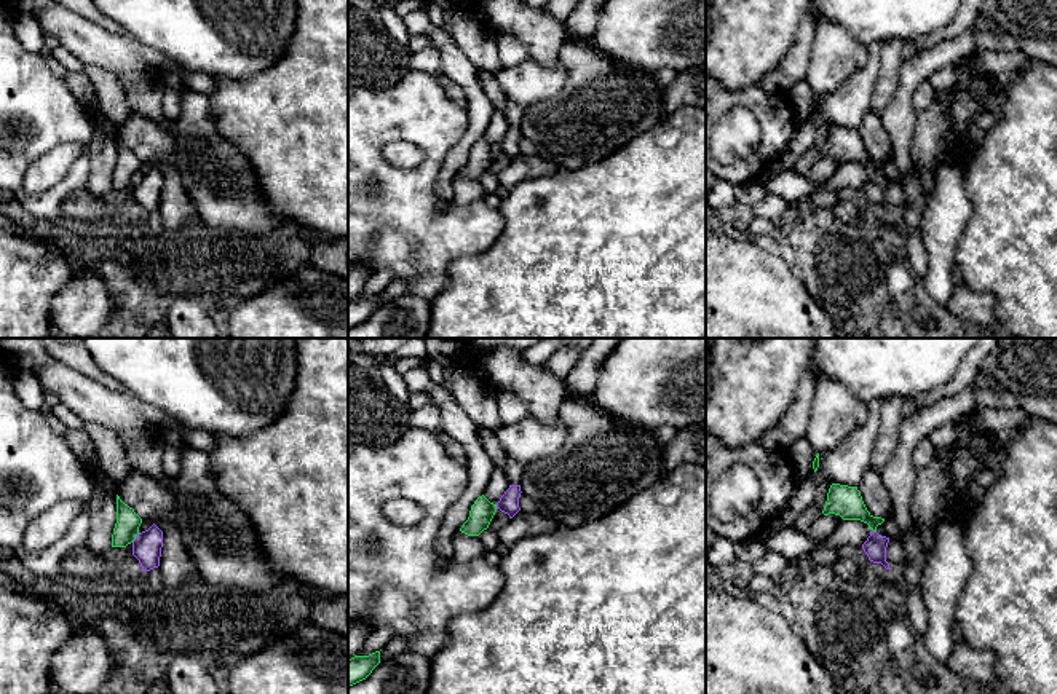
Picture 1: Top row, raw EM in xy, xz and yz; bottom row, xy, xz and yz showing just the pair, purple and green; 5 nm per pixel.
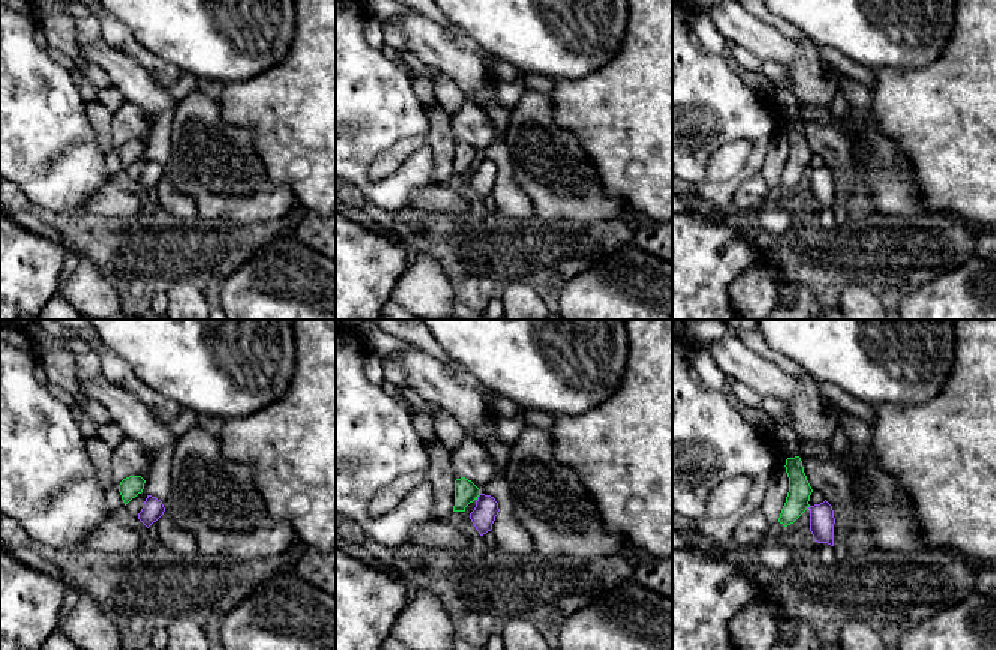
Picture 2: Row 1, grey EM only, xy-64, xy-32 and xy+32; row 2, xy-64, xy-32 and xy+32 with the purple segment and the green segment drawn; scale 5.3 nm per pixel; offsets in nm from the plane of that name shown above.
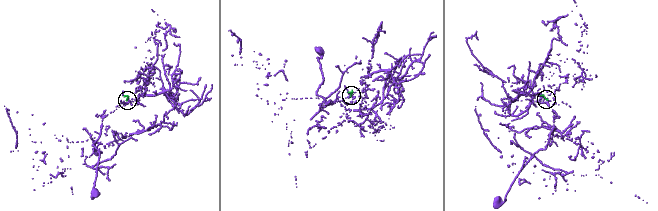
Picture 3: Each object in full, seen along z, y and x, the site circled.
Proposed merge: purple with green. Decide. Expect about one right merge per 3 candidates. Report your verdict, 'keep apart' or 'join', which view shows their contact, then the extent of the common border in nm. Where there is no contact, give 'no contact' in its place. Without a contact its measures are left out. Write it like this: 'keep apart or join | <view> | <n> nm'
keep apart | xy | 60 nm

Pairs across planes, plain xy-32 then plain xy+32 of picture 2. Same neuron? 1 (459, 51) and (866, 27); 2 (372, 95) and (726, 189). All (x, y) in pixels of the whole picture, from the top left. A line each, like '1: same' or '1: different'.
1: different
2: same

